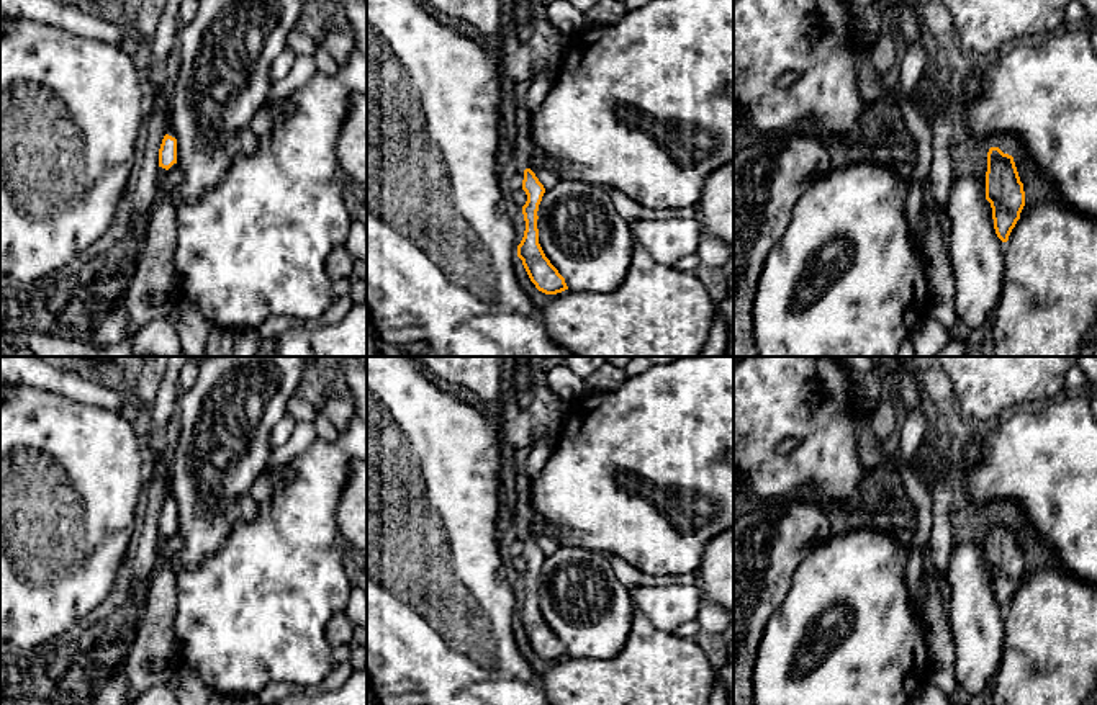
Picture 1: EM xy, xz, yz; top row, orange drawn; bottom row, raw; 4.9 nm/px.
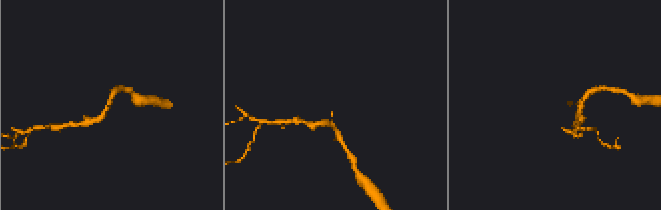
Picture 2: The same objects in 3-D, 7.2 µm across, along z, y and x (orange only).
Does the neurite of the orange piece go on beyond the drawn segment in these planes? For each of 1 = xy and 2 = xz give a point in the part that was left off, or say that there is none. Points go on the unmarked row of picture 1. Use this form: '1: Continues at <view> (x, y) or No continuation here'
1: No continuation here
2: No continuation here

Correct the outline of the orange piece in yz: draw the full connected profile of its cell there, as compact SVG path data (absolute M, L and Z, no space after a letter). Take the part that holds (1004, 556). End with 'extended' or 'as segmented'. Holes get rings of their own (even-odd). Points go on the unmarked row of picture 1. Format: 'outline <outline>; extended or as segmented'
outline M999 514L987 519L986 566L992 574L995 600L1007 608L1025 573L1025 558L1013 523Z; as segmented

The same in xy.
outline M165 501L159 515L159 533L169 537L177 530L177 505Z; as segmented

